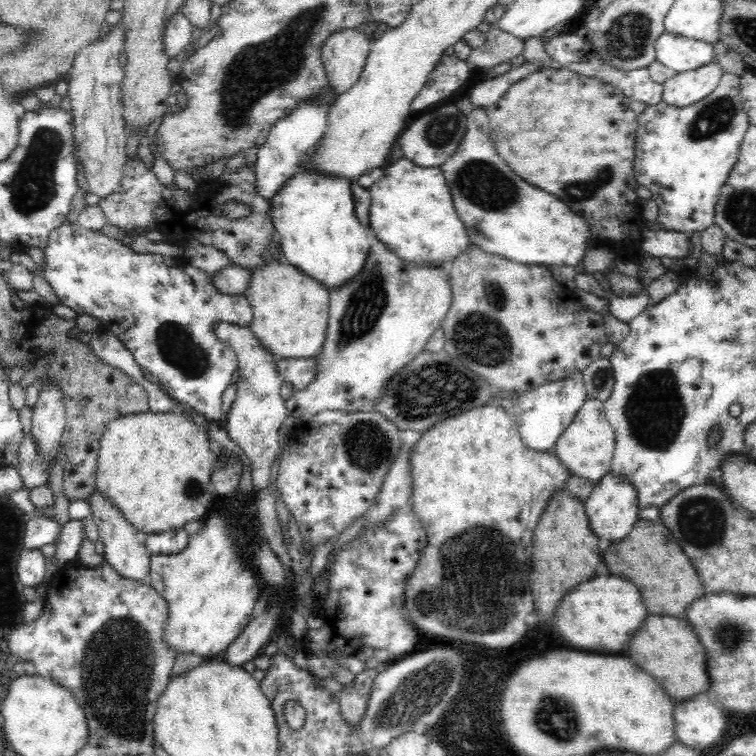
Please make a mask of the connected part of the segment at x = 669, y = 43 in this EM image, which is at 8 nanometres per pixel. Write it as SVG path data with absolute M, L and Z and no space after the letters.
M663 34L656 40L656 60L675 73L697 70L709 64L714 58L712 44L706 42Z

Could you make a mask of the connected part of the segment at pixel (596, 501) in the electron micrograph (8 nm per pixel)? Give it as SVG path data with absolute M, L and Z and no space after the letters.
M613 472L602 476L596 486L593 486L590 496L586 498L584 508L590 523L591 534L597 536L602 546L618 542L630 534L630 530L639 519L637 502L636 488L626 483L621 476L615 476Z

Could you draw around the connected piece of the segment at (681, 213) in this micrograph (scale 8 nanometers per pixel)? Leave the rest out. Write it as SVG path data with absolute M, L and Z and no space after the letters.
M725 72L721 76L721 82L718 84L718 88L714 89L712 94L706 96L706 98L690 104L684 108L676 108L675 106L670 106L669 104L664 104L659 102L654 106L647 106L643 112L637 114L638 128L635 132L635 158L634 158L634 176L638 181L639 186L644 186L648 188L653 193L652 198L656 201L659 206L659 215L657 221L659 224L664 226L664 229L672 229L674 231L682 231L683 233L701 232L709 226L714 225L714 204L718 202L718 196L722 192L722 186L728 179L729 172L732 171L735 162L739 156L739 144L742 142L743 136L746 134L746 129L750 126L748 122L748 117L742 108L742 103L740 100L740 76Z

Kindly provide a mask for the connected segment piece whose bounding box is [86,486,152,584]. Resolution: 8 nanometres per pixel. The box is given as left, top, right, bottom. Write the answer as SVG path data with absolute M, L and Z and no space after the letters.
M96 486L95 492L86 502L89 502L90 507L92 507L92 514L90 515L96 523L99 537L105 546L104 560L110 563L122 578L138 583L144 581L149 584L148 576L152 554L142 545L139 533L123 518L121 512L114 508L110 501L106 500L106 497L98 493Z

